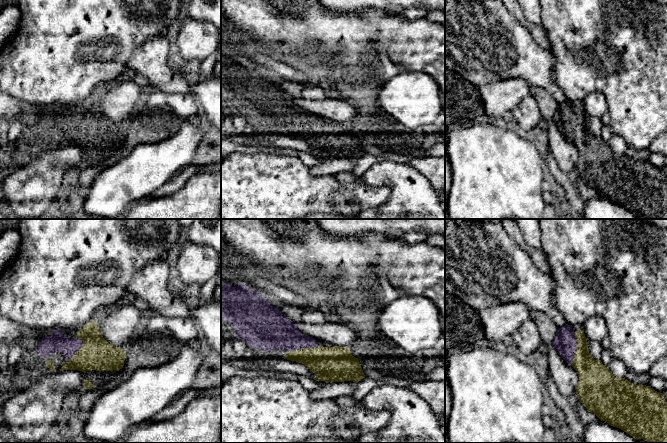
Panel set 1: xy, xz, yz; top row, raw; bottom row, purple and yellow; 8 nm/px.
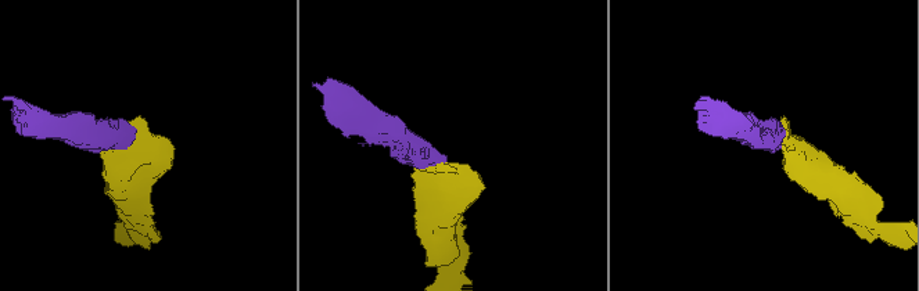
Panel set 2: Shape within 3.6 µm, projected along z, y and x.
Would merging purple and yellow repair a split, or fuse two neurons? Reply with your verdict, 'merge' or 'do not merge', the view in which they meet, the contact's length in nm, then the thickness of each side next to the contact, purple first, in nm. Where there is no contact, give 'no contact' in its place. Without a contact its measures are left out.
merge | yz | 260 nm | 180/240 nm

